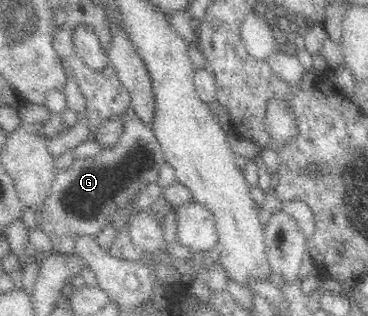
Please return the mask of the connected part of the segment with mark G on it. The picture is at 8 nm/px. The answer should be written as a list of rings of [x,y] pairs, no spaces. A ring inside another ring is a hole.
[[[128,107],[120,117],[123,118],[123,126],[126,126],[120,140],[93,158],[74,159],[71,168],[57,172],[50,194],[36,211],[36,228],[48,237],[56,253],[73,254],[75,239],[79,235],[97,237],[111,220],[116,204],[132,199],[141,189],[158,179],[159,170],[165,164],[158,139],[150,126],[142,124],[134,109]]]

